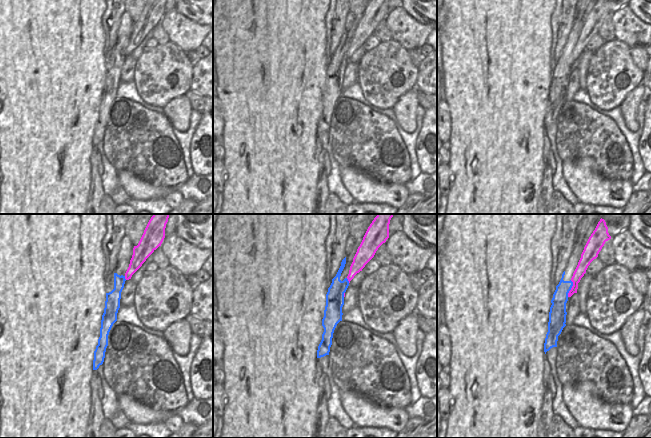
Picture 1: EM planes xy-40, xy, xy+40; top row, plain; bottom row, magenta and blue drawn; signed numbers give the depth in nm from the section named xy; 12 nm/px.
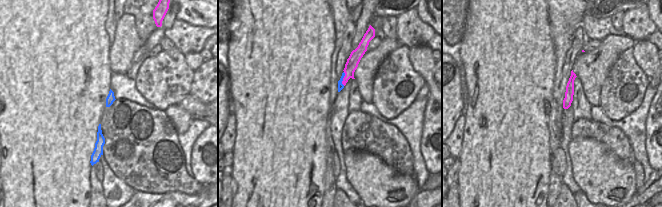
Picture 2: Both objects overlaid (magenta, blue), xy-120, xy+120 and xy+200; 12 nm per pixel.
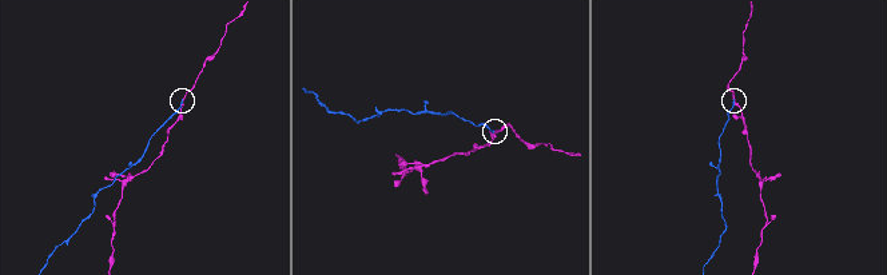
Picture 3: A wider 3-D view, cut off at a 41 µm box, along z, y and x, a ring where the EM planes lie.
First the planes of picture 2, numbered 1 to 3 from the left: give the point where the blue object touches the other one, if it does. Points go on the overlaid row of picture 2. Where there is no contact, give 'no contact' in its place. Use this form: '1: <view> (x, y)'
1: no contact
2: xy+120 (343, 79)
3: no contact

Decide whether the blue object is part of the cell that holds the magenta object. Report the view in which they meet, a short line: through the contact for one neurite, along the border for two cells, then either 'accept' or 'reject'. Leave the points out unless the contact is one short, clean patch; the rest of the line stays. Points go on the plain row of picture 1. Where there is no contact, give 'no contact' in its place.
meets magenta in xy+40; line xy+40 (571, 56), (572, 63), (567, 72); reject

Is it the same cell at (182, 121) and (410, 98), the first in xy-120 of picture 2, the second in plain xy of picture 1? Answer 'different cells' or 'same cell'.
same cell

